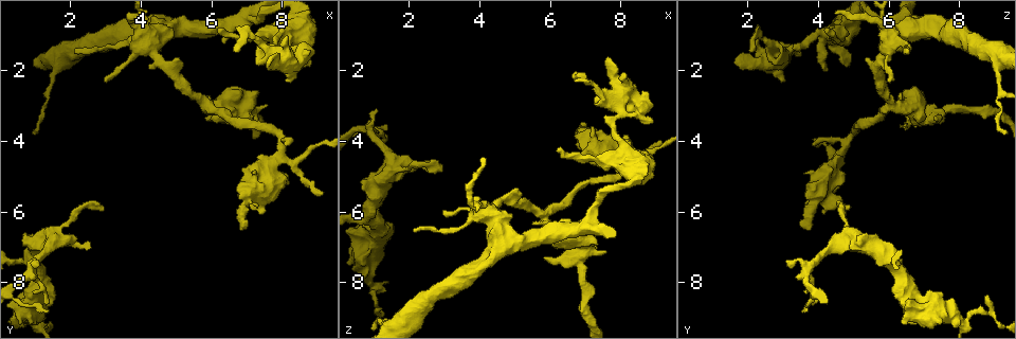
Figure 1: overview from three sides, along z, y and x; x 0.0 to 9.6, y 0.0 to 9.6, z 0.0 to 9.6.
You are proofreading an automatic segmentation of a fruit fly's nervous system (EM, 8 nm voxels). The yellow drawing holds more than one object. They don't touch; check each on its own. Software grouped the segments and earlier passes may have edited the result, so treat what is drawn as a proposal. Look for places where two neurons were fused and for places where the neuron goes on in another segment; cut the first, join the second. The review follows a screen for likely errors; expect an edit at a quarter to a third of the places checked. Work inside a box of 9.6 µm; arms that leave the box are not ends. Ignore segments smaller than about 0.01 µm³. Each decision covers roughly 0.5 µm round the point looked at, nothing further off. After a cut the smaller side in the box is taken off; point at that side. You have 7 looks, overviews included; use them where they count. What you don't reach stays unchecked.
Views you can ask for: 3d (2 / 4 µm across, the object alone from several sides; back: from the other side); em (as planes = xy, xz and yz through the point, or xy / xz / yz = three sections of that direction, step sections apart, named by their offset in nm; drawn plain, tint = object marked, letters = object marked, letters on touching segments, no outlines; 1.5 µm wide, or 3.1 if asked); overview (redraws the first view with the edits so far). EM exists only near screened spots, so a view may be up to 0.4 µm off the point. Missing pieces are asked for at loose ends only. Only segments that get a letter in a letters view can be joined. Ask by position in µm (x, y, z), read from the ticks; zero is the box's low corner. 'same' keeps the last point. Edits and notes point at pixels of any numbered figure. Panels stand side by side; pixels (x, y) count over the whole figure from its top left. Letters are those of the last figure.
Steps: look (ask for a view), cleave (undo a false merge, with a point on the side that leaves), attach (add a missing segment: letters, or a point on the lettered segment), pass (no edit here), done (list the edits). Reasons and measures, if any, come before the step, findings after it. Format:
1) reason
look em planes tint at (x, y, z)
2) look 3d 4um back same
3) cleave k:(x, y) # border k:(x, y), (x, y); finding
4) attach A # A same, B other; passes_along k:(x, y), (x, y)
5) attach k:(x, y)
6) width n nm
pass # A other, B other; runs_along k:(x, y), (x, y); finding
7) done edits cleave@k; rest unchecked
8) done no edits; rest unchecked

an open end
look 3d 2um at (5.00, 1.70, 5.25)

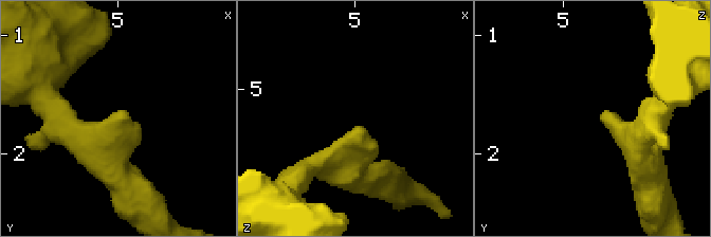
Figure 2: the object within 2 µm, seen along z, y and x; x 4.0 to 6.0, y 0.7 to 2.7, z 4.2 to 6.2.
arm_widths 240, 300 nm
look em 3.1um xz step 8 tint at (5.02, 1.70, 5.30)

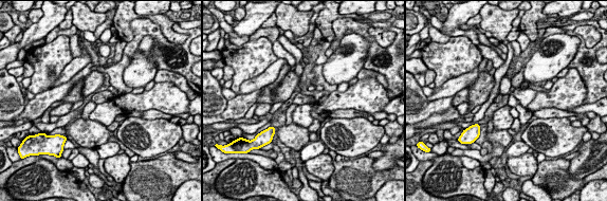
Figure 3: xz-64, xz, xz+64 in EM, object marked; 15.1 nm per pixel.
look em 3.1um planes letters same

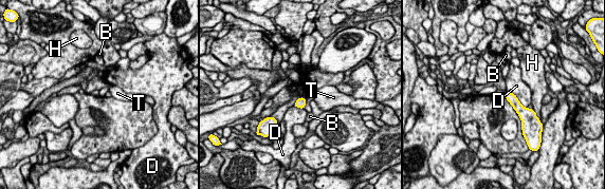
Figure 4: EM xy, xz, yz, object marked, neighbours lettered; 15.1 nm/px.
pass # B other, D other, H other, T other; border 4:(507, 91), (514, 94), (527, 108); none of them fits

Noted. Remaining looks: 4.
thick turns thin
look 3d 4um at (6.95, 5.75, 3.90)

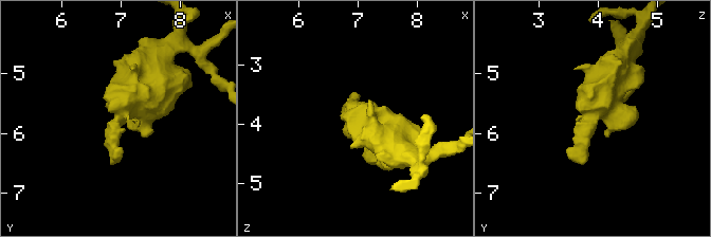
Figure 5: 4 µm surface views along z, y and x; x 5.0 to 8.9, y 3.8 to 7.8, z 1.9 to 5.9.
arm_widths 190, 500 nm
look em planes tint at (7.00, 5.75, 3.85)

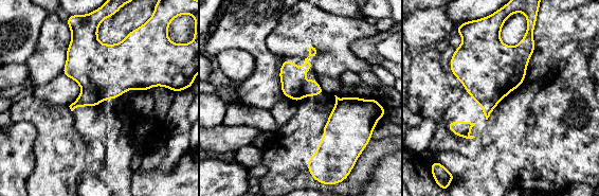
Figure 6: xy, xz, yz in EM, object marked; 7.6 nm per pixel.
look em planes letters same

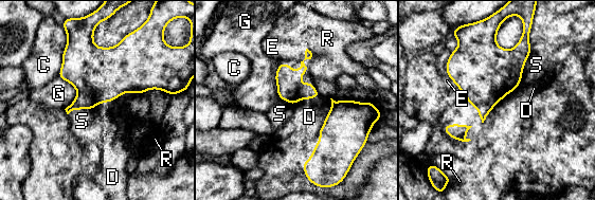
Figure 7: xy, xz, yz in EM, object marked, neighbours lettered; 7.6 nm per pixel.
pass # C other, D other, E other, G other, R other, S other; border 7:(58, 76), (76, 90), (65, 109); all the same neuron

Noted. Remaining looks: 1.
stops while still wide
look em planes letters at (8.15, 1.00, 2.15)

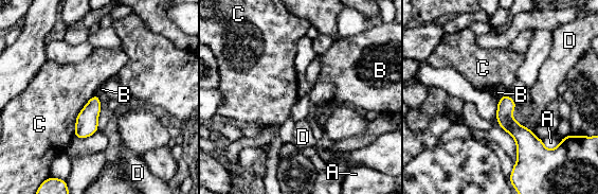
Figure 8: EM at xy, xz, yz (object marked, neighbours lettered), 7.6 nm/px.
longest_contact C 360 nm
pass # A other, B other, C other, D other; runs_along 8:(506, 98), (520, 156); none of them fits

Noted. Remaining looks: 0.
done no edits; rest unchecked

